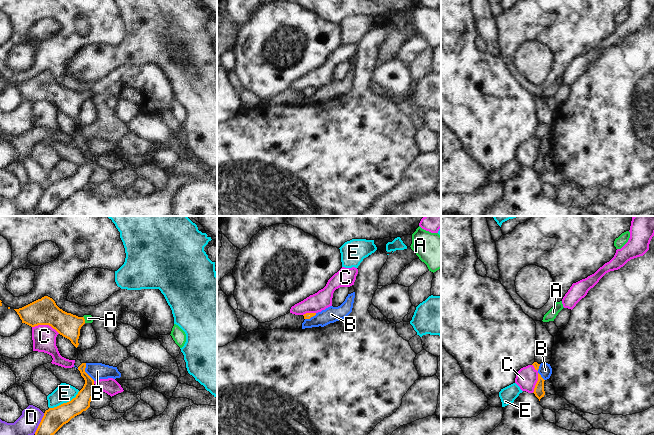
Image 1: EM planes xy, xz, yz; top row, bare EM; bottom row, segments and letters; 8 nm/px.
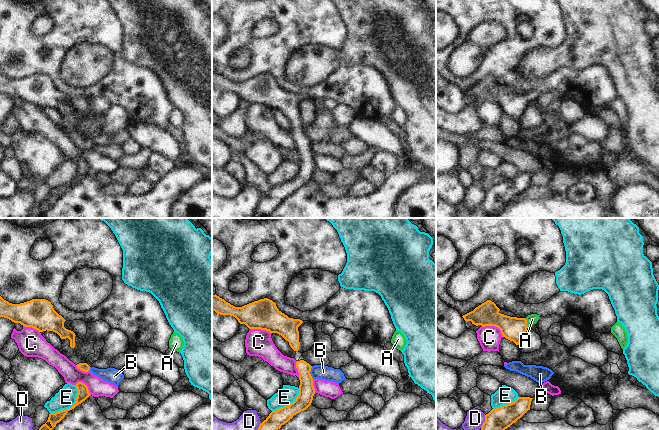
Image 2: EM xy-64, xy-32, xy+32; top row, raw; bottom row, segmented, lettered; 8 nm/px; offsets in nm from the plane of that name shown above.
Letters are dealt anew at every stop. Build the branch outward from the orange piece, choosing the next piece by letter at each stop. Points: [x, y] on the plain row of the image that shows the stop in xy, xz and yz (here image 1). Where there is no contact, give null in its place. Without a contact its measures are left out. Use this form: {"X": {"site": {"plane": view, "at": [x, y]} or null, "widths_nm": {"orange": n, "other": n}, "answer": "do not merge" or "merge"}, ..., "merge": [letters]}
{"A": {"site": {"plane": "xy", "at": [84, 95]}, "widths_nm": {"orange": 190, "other": 60}, "answer": "merge"}, "B": {"site": {"plane": "xy", "at": [85, 148]}, "widths_nm": {"orange": 140, "other": 140}, "answer": "do not merge"}, "C": {"site": {"plane": "xy", "at": [46, 100]}, "widths_nm": {"orange": 220, "other": 190}, "answer": "do not merge"}, "D": {"site": {"plane": "xy", "at": [40, 199]}, "widths_nm": {"orange": 180, "other": 190}, "answer": "do not merge"}, "E": {"site": {"plane": "xy", "at": [64, 179]}, "widths_nm": {"orange": 180, "other": 150}, "answer": "do not merge"}, "merge": ["A"]}

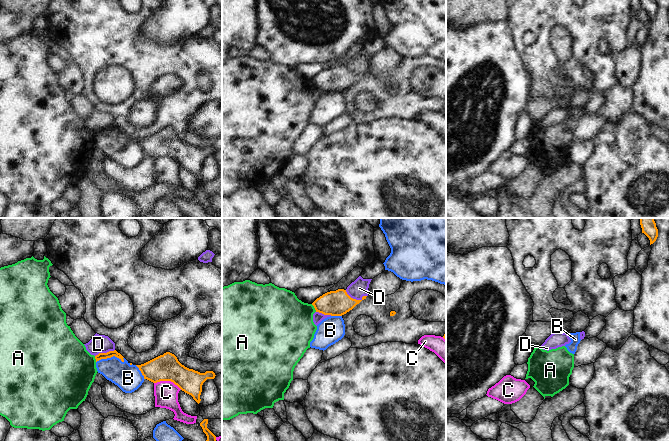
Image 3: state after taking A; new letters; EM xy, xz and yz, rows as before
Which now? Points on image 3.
{"A": {"site": {"plane": "xz", "at": [314, 83]}, "widths_nm": {"orange": 200, "other": 420}, "answer": "do not merge"}, "B": {"site": {"plane": "xy", "at": [110, 133]}, "widths_nm": {"orange": 50, "other": 220}, "answer": "do not merge"}, "C": {"site": {"plane": "xy", "at": [168, 156]}, "widths_nm": {"orange": 220, "other": 190}, "answer": "do not merge"}, "D": {"site": {"plane": "xz", "at": [355, 75]}, "widths_nm": {"orange": 200, "other": 140}, "answer": "do not merge"}, "merge": []}

